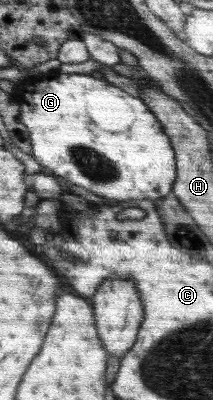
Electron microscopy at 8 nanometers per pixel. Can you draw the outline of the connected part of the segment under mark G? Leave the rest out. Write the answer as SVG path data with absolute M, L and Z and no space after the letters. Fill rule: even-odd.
M59 70L34 75L17 85L16 90L16 94L19 94L16 100L21 107L19 117L29 131L33 157L42 167L51 169L55 176L80 185L102 198L107 197L107 201L113 199L113 202L125 199L151 199L157 202L172 191L177 172L175 152L163 126L141 98L135 99L114 84L107 83L107 80L95 78L91 74L62 74ZM89 105L125 109L125 119L119 117L119 121L127 121L129 127L115 133L101 129L87 113Z

